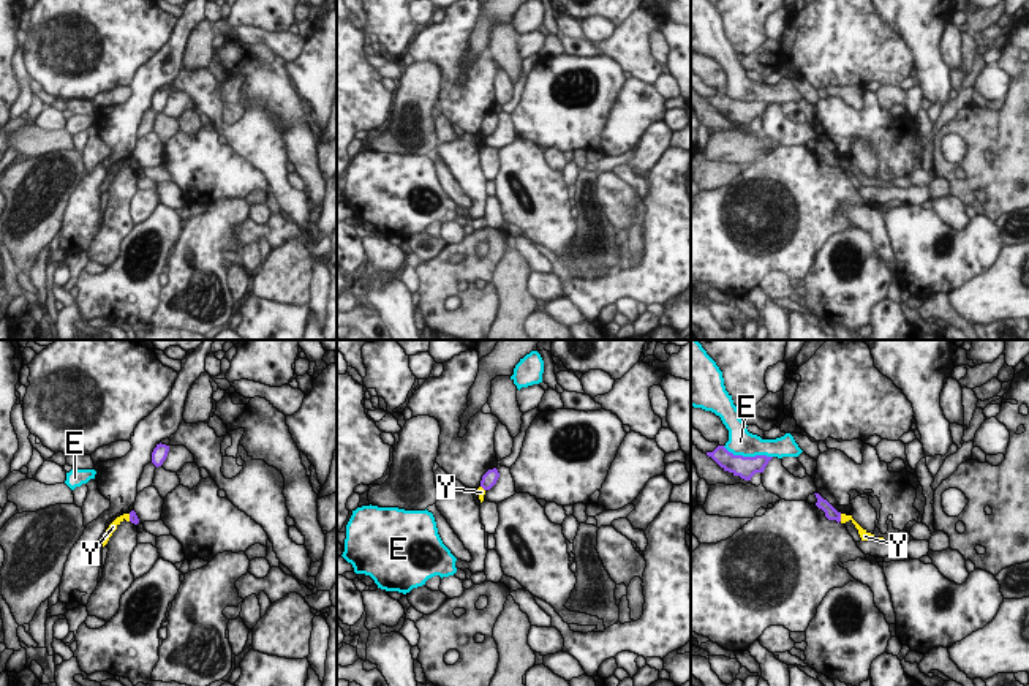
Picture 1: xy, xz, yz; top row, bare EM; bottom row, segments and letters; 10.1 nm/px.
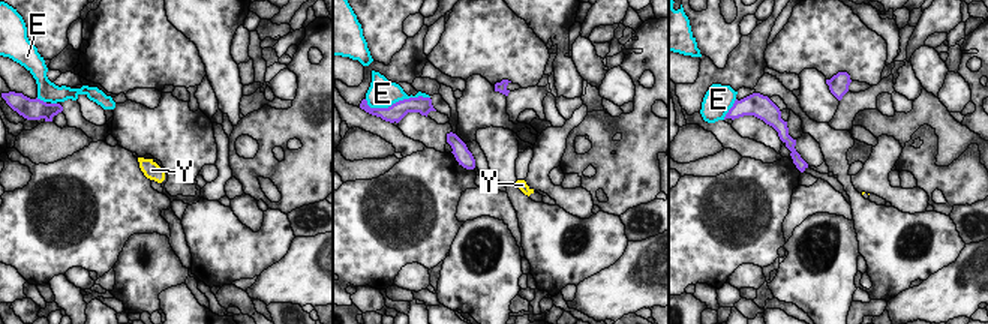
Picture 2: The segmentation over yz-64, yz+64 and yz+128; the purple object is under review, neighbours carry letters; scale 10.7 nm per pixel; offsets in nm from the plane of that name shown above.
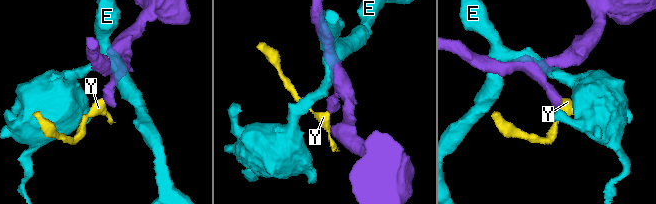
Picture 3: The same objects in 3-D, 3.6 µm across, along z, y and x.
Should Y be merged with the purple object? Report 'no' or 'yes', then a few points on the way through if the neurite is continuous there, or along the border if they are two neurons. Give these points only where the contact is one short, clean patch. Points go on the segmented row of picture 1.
no | along yz (840, 514), (841, 520)

